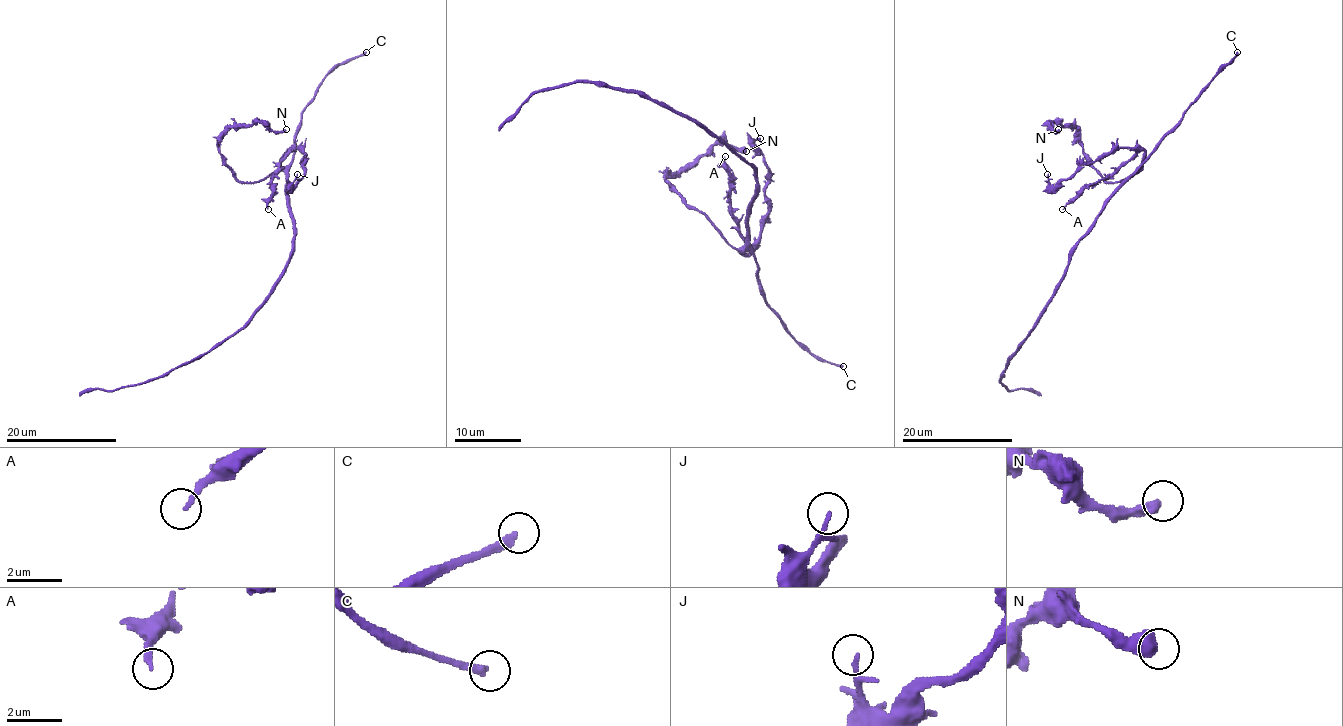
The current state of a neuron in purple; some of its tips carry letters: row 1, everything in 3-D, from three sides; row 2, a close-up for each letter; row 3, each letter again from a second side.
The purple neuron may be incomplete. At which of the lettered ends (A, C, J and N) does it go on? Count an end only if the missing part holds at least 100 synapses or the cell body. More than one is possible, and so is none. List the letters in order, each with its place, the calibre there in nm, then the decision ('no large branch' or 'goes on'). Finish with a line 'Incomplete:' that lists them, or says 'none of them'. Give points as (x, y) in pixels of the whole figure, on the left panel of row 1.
A: place (268, 209); calibre 170 nm; no large branch
C: place (366, 52); calibre 280 nm; goes on
J: place (297, 174); calibre 110 nm; no large branch
N: place (286, 129); calibre 480 nm; no large branch
Incomplete: C

